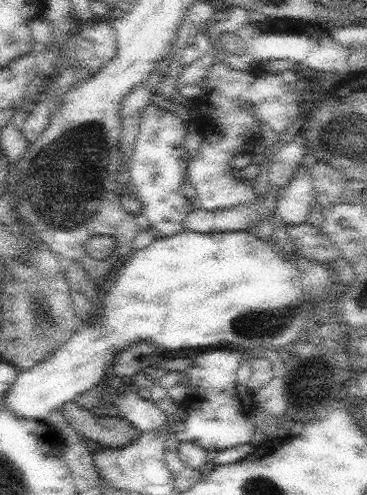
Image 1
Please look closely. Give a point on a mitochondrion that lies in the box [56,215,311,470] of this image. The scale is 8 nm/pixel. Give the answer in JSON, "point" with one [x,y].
{"point":[257,325]}

